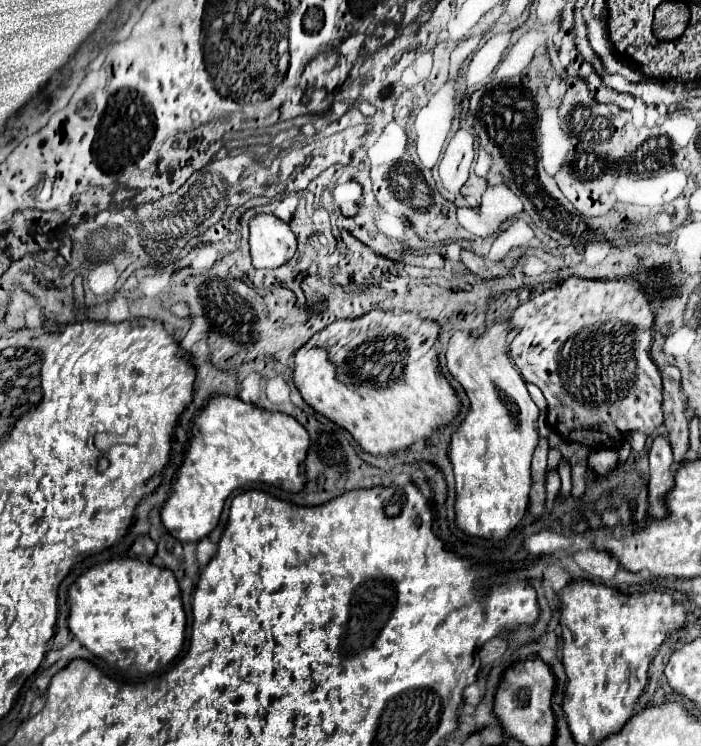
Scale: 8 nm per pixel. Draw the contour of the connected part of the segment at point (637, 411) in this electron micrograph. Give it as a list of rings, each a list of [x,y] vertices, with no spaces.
[[[567,278],[565,282],[537,294],[521,304],[511,318],[521,332],[509,346],[521,376],[537,384],[547,398],[547,422],[569,442],[581,442],[587,448],[617,446],[631,430],[653,436],[663,424],[661,412],[661,376],[651,358],[653,306],[639,290],[635,280],[587,280]]]

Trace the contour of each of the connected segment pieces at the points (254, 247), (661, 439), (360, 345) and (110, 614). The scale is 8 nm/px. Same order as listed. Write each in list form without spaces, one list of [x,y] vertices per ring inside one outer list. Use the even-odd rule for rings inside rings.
[[[257,214],[249,222],[249,246],[255,268],[277,268],[295,254],[297,238],[277,216]]]
[[[653,436],[653,444],[649,450],[649,464],[651,464],[651,478],[649,478],[649,512],[653,516],[663,518],[665,506],[663,496],[673,486],[673,452],[671,444],[665,436]]]
[[[373,310],[361,318],[353,318],[353,320],[337,320],[333,324],[329,324],[325,330],[317,332],[307,344],[303,344],[295,356],[293,356],[293,362],[295,362],[295,368],[293,368],[293,384],[295,388],[299,390],[301,398],[313,408],[317,410],[319,414],[327,416],[331,422],[335,422],[337,426],[345,428],[353,438],[355,442],[369,454],[391,454],[391,452],[397,452],[397,450],[407,450],[411,448],[415,442],[419,440],[427,440],[427,436],[437,430],[439,426],[447,424],[453,420],[453,416],[457,414],[459,410],[459,400],[453,392],[453,388],[449,388],[449,382],[443,378],[443,374],[439,372],[439,366],[437,366],[437,350],[433,348],[433,342],[437,338],[437,330],[439,326],[435,322],[423,322],[419,320],[415,314],[395,314],[395,312],[385,312],[385,310]]]
[[[117,558],[95,564],[81,574],[69,588],[69,630],[91,654],[105,658],[123,674],[137,678],[165,668],[183,648],[185,640],[185,612],[181,604],[179,584],[169,568],[159,568],[139,558]]]

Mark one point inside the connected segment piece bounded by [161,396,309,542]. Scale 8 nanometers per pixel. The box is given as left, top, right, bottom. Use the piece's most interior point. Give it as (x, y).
(234, 442)

